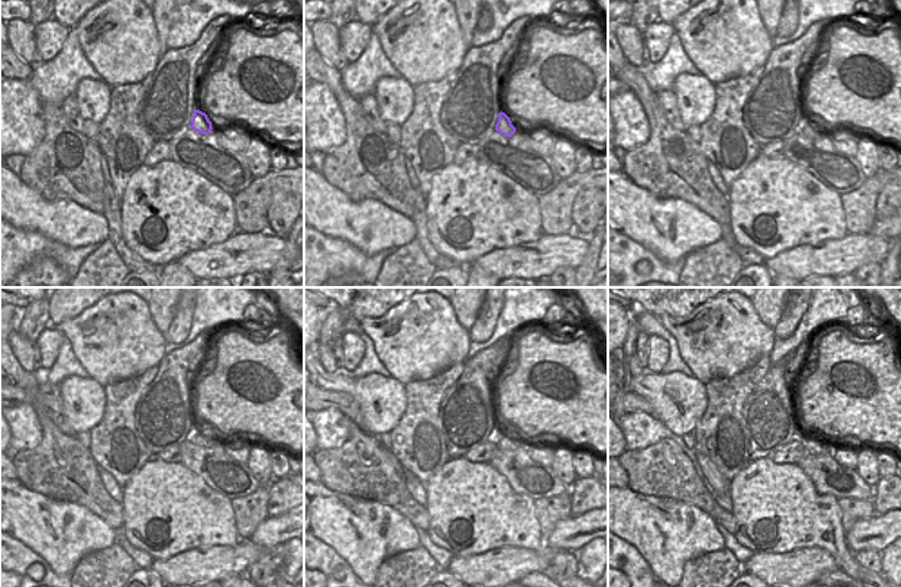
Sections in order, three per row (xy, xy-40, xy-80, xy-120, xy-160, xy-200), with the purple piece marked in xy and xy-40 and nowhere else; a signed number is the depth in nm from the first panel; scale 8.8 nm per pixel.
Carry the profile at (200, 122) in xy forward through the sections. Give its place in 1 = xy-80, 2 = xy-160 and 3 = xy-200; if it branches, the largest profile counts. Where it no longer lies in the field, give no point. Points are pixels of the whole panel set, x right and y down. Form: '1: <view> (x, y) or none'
1: xy-80 (806, 128)
2: xy-160 (505, 442)
3: xy-200 (814, 446)

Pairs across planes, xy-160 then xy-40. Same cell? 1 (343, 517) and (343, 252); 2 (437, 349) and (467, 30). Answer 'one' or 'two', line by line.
1: two
2: two

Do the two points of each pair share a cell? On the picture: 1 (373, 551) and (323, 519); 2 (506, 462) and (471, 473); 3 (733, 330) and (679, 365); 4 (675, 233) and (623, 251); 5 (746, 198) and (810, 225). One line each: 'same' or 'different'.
1: same
2: different
3: different
4: different
5: same

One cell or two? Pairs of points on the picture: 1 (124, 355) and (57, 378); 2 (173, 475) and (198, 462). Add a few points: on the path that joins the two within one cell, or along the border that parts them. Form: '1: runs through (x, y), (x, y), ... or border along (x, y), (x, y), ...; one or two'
1: border along (69, 340), (73, 355), (90, 376); two
2: border along (179, 462), (194, 471), (211, 488); two

